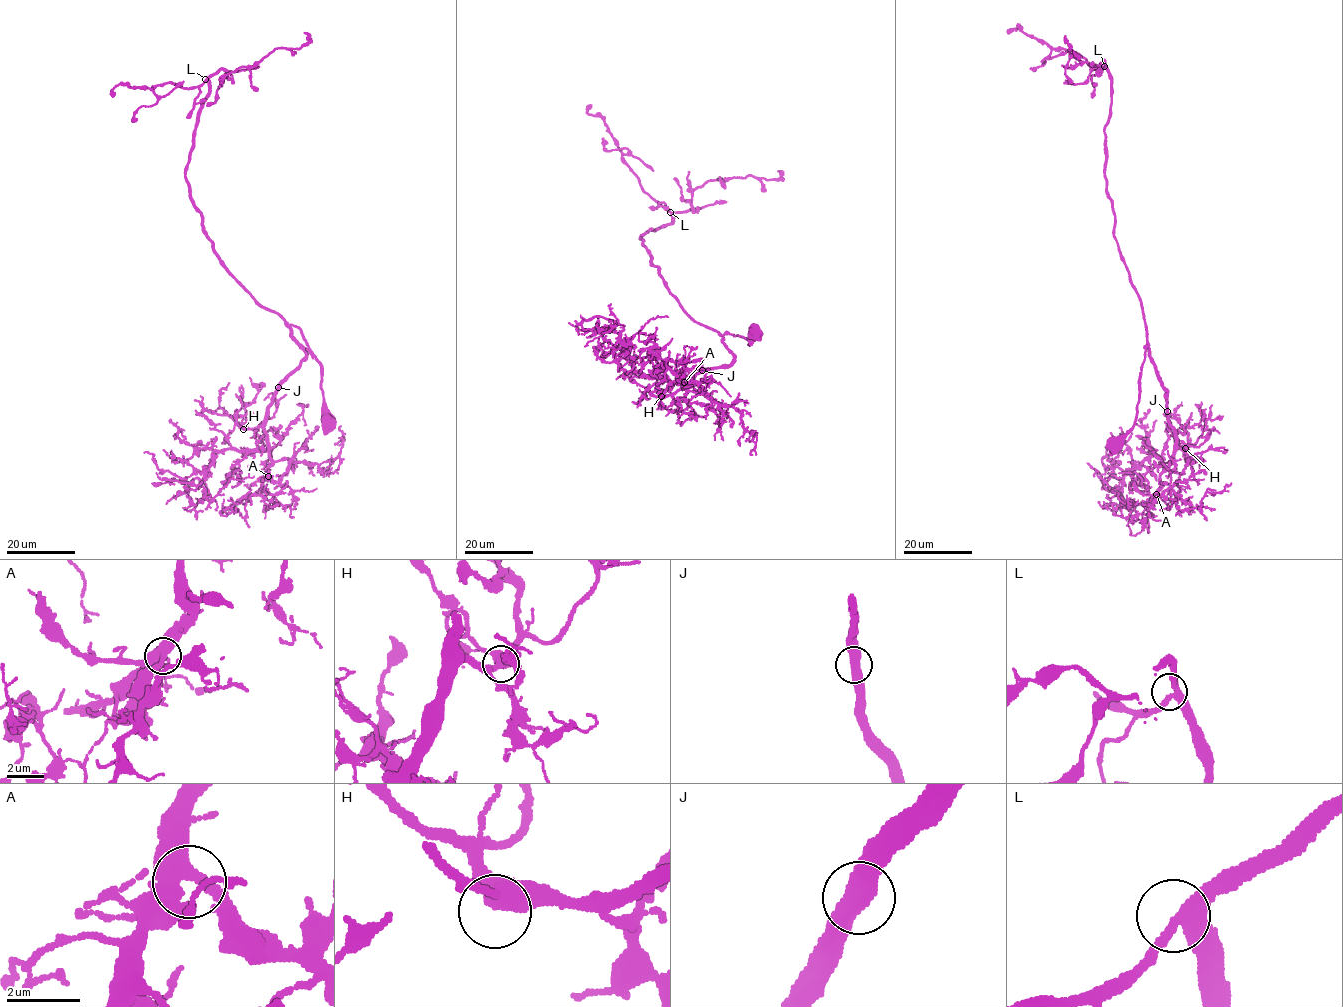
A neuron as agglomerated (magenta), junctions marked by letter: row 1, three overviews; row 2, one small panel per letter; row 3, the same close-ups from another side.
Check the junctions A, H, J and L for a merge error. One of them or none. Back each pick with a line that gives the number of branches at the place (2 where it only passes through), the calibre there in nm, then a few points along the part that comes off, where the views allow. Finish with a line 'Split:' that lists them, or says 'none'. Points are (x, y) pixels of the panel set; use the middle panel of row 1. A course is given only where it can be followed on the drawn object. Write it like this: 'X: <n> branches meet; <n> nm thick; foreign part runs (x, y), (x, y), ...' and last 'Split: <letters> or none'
Split: none

